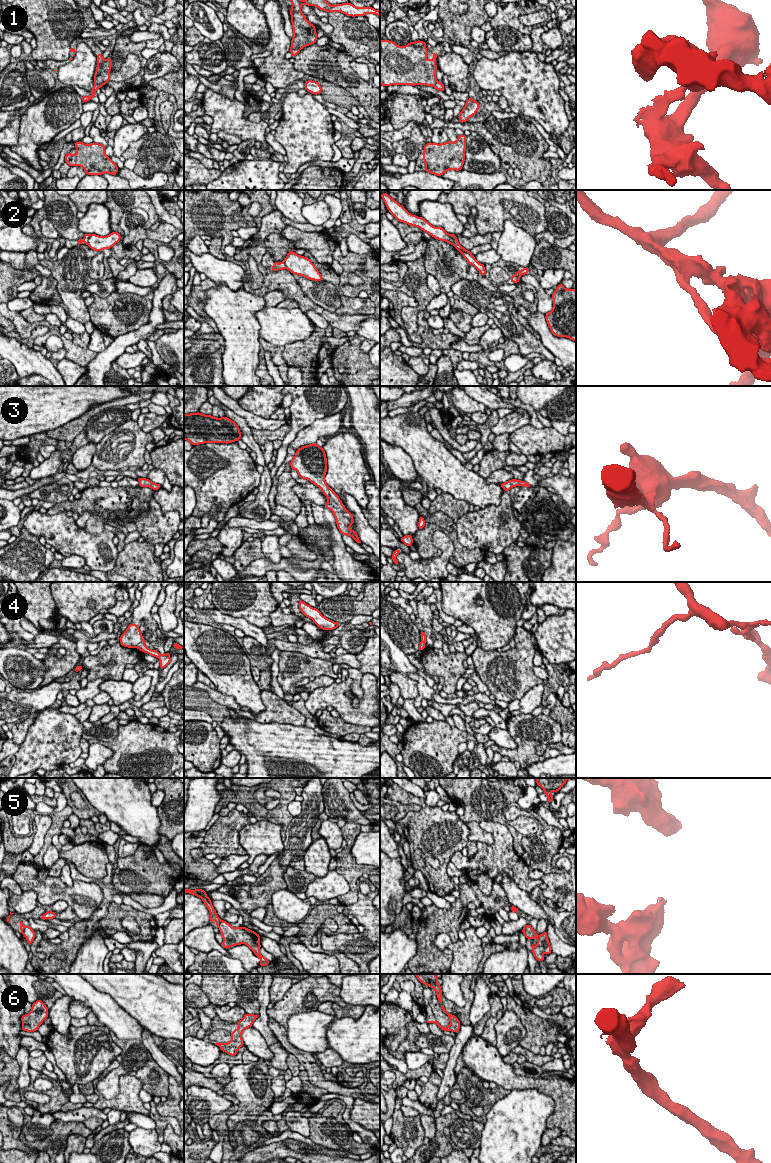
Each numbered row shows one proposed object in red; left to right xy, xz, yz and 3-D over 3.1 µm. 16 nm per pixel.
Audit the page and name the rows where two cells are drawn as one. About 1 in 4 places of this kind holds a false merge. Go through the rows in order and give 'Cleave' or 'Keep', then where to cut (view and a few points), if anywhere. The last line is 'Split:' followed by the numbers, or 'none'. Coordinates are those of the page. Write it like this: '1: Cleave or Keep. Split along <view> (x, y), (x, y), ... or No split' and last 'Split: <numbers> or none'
1: Cleave. Split along xy (94, 83), (104, 84)
2: Cleave. Split along yz (456, 247), (468, 252), (473, 257)
3: Keep. No split
4: Cleave. Split along xy (143, 638), (135, 647)
5: Cleave. Split along xz (221, 921), (218, 926)
6: Keep. No split
Split: 1, 2, 4, 5

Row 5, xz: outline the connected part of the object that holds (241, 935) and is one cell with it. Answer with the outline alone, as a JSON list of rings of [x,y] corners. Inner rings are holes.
[[[222,920],[219,925],[223,942],[221,945],[228,949],[241,944],[247,945],[253,953],[261,960],[260,966],[267,966],[270,962],[260,953],[260,935],[246,927],[232,927],[228,922]]]

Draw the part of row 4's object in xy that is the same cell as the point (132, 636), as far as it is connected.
[[[131,623],[128,628],[120,636],[120,644],[127,648],[136,648],[137,645],[142,642],[143,637],[139,629],[139,625]]]

